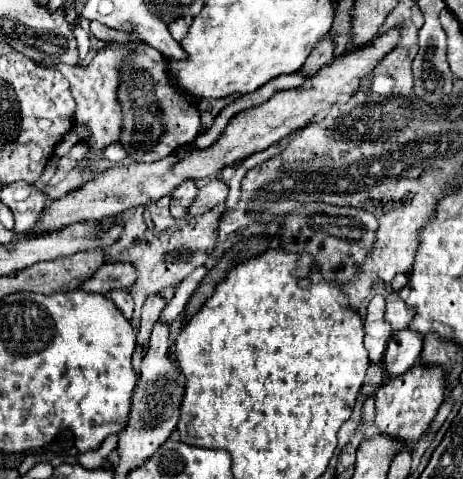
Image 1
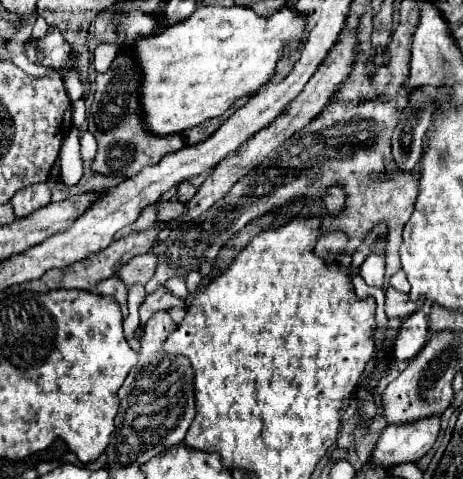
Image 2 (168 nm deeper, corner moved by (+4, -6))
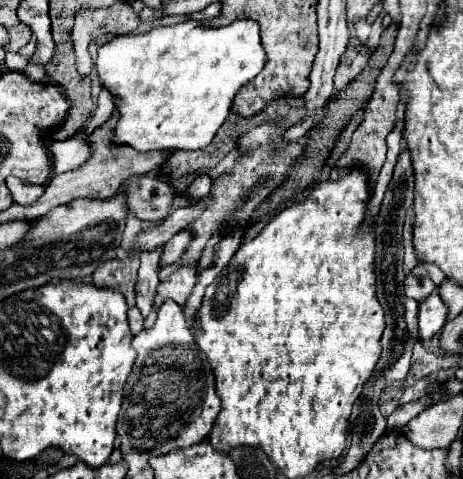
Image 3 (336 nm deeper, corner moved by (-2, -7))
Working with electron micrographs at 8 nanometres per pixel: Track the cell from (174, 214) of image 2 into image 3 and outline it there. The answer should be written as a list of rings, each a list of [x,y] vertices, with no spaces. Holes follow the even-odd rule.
[[[134,177],[122,185],[128,211],[142,221],[162,221],[172,205],[172,185],[160,177]]]

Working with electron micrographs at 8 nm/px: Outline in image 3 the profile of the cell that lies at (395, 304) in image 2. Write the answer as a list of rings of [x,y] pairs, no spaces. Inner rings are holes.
[[[408,273],[406,275],[406,281],[404,281],[404,293],[416,301],[422,301],[426,299],[432,291],[436,289],[436,285],[432,283],[430,277],[422,277],[418,279],[414,273]]]

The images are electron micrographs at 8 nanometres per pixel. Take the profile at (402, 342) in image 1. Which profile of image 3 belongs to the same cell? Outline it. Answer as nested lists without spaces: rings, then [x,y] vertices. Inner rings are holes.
[[[438,291],[430,295],[430,299],[424,299],[420,303],[420,313],[418,313],[418,323],[420,323],[420,339],[432,339],[434,333],[438,333],[444,323],[446,323],[446,305],[442,303],[442,297]]]

